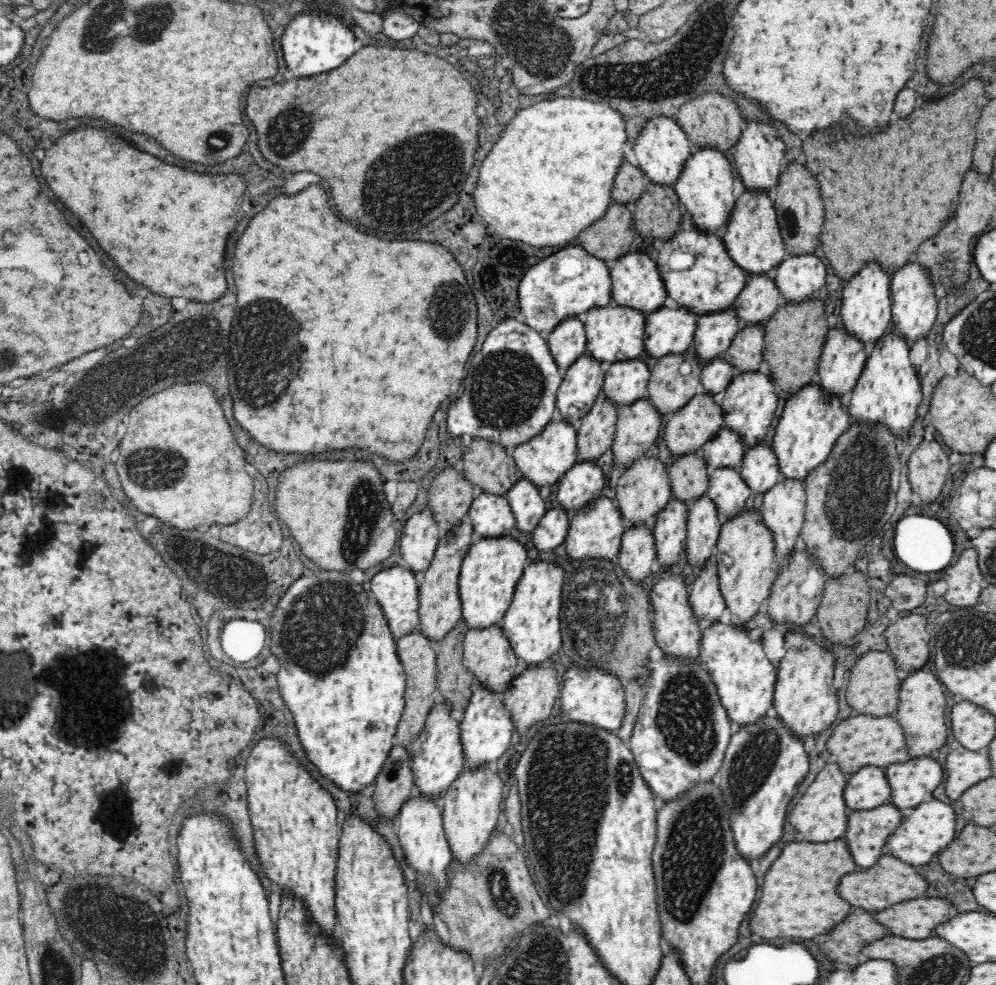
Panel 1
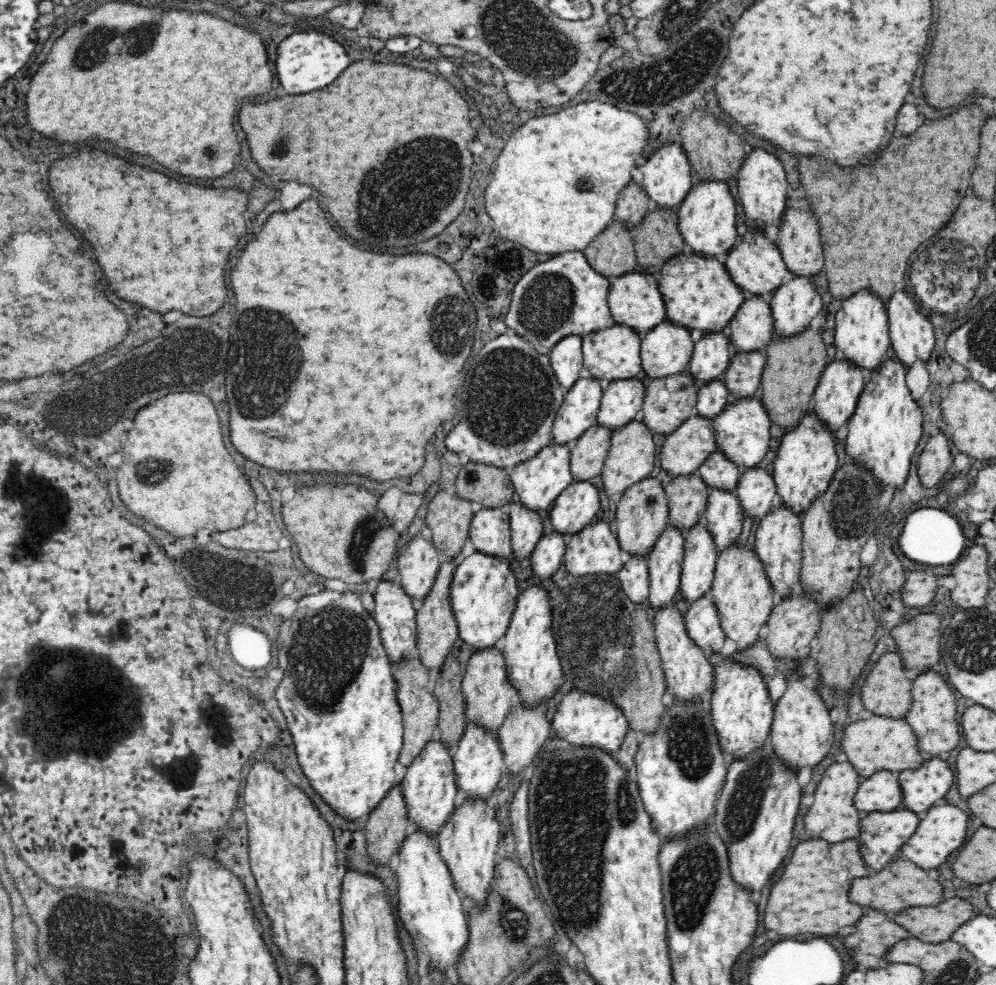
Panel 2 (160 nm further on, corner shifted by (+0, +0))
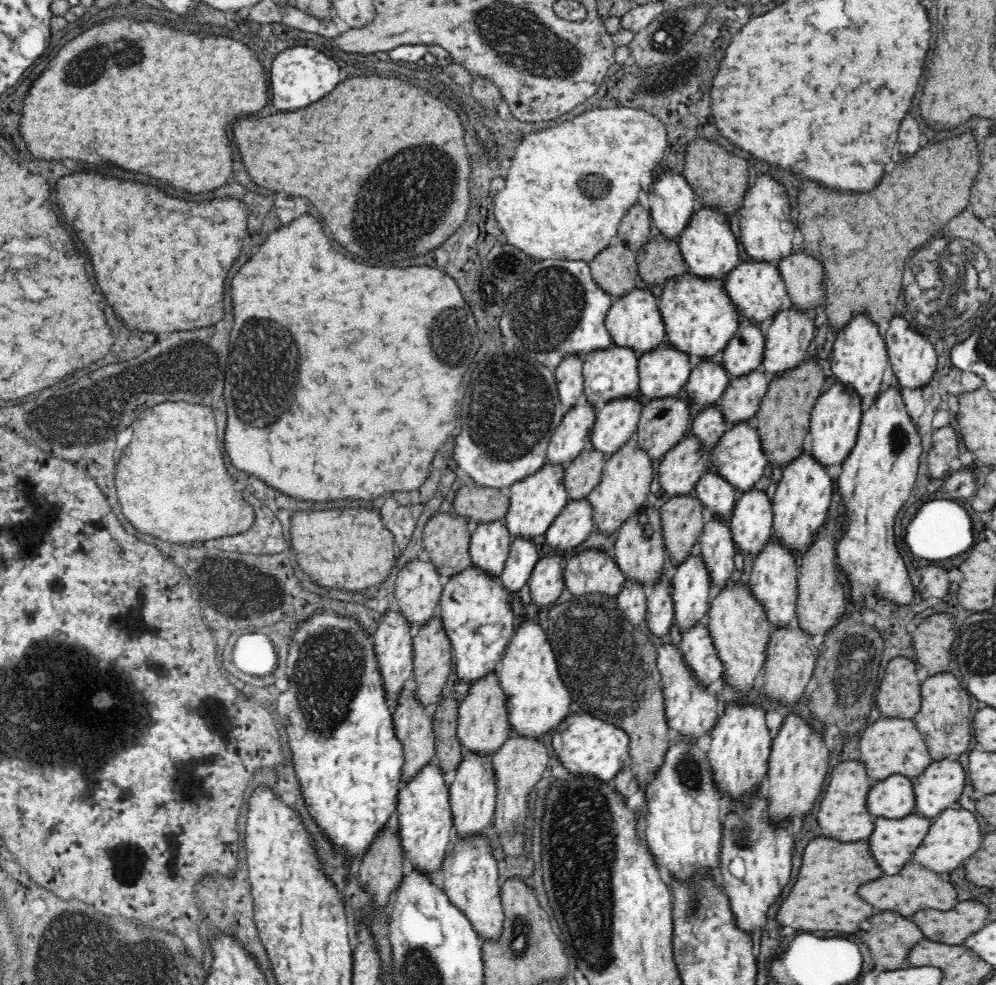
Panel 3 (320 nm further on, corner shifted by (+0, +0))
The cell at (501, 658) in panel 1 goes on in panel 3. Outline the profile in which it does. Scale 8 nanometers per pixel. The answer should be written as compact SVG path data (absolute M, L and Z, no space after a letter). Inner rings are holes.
M496 673L487 674L469 686L470 694L459 704L457 735L464 752L485 757L491 756L513 735L508 711L504 703L504 691L500 687Z

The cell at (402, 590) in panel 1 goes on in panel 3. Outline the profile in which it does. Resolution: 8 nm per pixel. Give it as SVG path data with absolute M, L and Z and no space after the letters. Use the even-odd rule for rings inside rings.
M394 608L389 609L383 616L382 622L377 626L374 636L374 656L379 666L380 680L384 685L384 696L386 702L388 700L395 701L399 699L399 694L403 691L403 688L412 683L413 678L413 640L410 637L411 624L402 618L402 615L398 614L398 611Z

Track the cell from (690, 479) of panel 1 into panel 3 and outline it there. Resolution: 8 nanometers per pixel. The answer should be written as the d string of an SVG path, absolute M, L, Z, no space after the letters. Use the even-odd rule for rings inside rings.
M694 494L661 499L659 509L661 512L662 539L664 539L667 558L677 568L698 547L699 536L707 519L705 510Z

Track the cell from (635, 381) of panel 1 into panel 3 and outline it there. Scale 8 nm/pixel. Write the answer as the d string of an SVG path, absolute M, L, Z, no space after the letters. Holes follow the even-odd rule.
M642 399L616 400L597 411L591 435L591 448L608 460L626 446L637 432L643 410Z

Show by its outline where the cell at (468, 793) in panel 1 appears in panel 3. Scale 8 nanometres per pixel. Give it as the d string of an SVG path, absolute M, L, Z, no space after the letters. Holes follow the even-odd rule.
M480 835L475 839L458 841L450 846L444 864L440 866L444 874L444 892L455 908L472 923L474 931L483 941L497 941L503 931L505 919L500 896L500 878L497 862L492 857L488 838Z

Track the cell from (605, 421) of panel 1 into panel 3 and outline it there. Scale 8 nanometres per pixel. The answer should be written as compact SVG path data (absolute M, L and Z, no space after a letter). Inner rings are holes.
M587 446L564 470L564 487L568 500L588 498L600 484L605 465L604 455Z

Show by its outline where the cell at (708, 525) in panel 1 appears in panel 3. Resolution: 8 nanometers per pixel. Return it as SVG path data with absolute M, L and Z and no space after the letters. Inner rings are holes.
M697 548L679 567L673 569L670 583L674 625L685 633L698 623L704 623L709 612L711 584Z

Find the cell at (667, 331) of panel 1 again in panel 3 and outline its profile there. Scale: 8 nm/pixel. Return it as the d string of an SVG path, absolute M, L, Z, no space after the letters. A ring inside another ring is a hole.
M670 344L639 355L639 396L647 403L678 398L690 374L688 355Z

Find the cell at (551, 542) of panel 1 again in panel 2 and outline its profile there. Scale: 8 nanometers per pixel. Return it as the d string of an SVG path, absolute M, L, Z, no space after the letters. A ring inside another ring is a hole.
M553 531L549 536L542 535L531 554L534 578L552 578L560 568L565 555L566 543L560 533Z

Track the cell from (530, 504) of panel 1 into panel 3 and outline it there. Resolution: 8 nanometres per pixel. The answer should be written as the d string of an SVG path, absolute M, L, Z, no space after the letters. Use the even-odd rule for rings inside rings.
M514 539L509 550L502 574L498 577L500 585L515 594L528 586L530 575L538 562L536 546L528 539Z

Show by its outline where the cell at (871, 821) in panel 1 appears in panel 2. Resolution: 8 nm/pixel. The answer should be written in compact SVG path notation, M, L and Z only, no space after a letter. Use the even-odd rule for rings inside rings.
M900 808L892 812L872 812L866 818L861 818L860 822L862 858L870 868L882 870L898 858L900 848L916 832L920 816L916 812Z

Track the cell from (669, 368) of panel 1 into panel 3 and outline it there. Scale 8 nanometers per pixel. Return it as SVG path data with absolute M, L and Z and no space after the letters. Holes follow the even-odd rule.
M668 398L643 403L634 440L651 462L663 459L690 428L690 405L684 398Z

